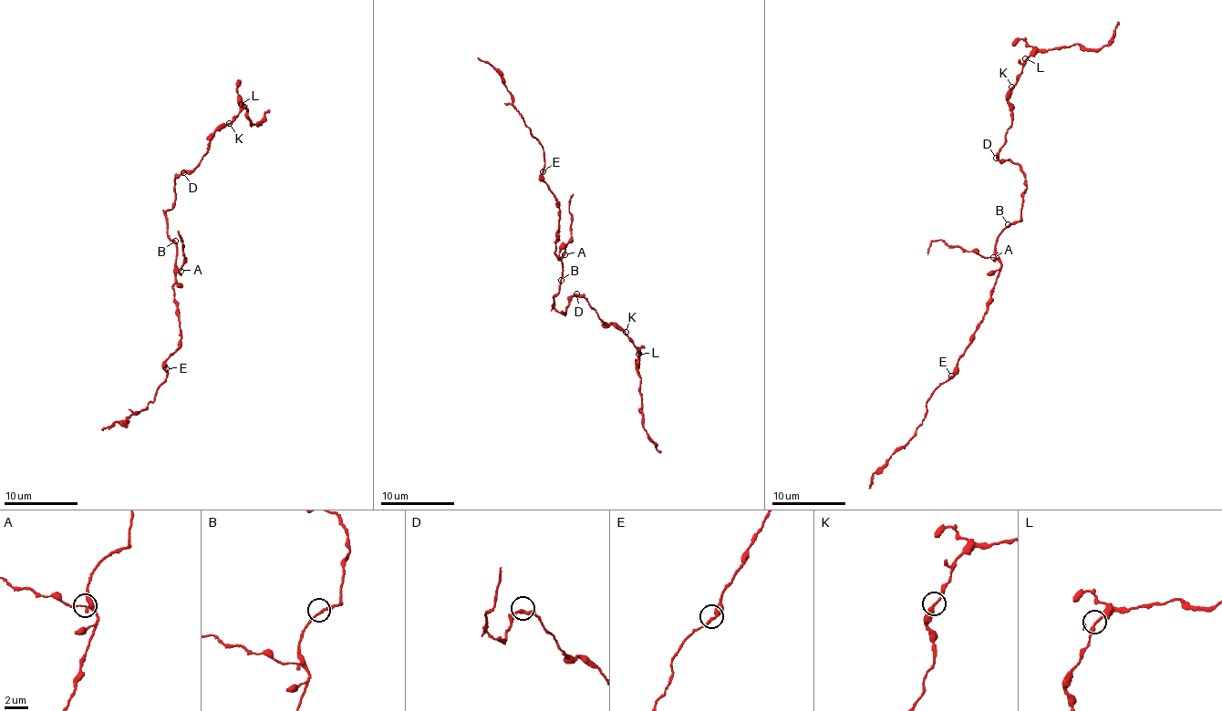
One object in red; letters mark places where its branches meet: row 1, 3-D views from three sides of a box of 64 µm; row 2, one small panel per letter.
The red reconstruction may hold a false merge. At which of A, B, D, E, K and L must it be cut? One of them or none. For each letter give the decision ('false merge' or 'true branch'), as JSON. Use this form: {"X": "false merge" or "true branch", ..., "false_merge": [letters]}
{"A": "false merge", "B": "true branch", "D": "true branch", "E": "true branch", "K": "true branch", "L": "true branch", "false_merge": ["A"]}

